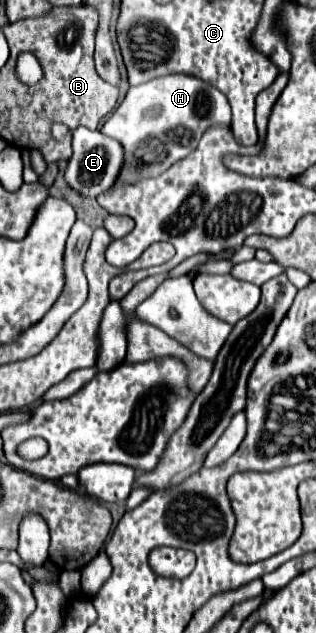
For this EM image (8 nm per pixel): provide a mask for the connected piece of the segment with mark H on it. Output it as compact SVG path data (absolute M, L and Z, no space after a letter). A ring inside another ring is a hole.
M165 75L151 79L143 85L131 87L121 101L121 105L115 109L115 113L105 121L105 125L99 129L103 135L117 139L123 145L125 161L123 167L115 179L113 185L131 185L141 179L157 177L163 171L167 171L173 163L193 153L199 145L201 135L213 127L213 125L229 125L231 123L231 107L217 89L211 85L205 85L203 81L189 77L189 75ZM163 143L165 157L157 161L145 161L137 149L141 145L153 145Z

